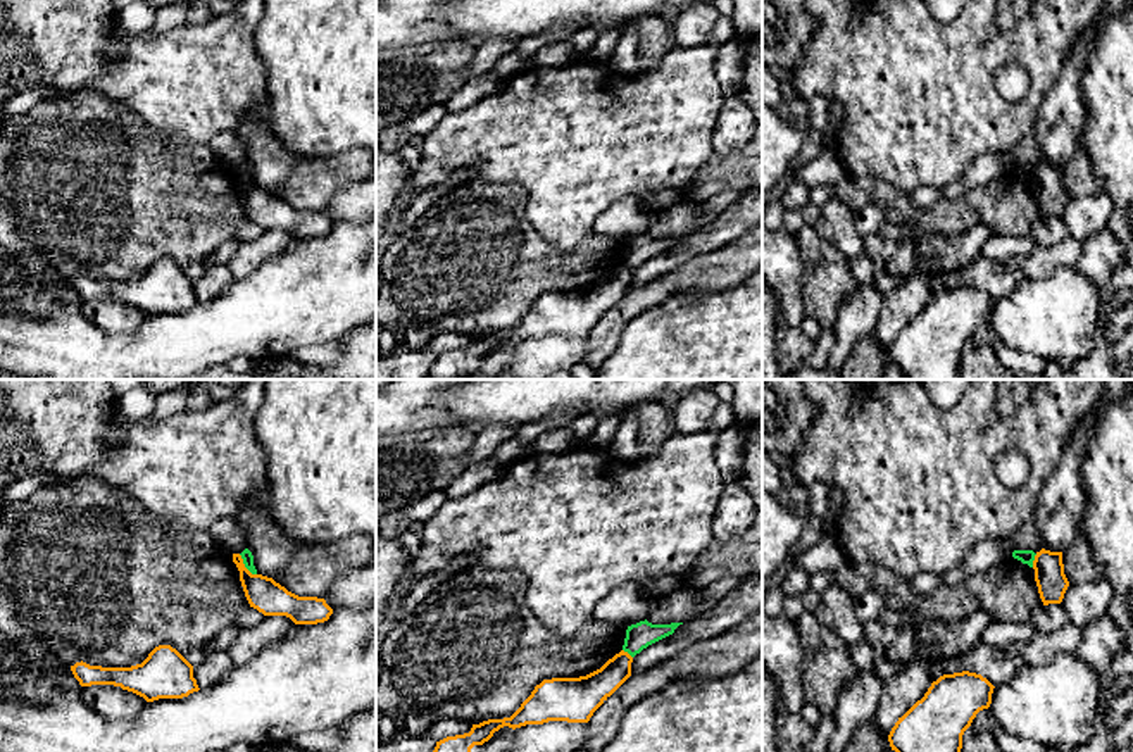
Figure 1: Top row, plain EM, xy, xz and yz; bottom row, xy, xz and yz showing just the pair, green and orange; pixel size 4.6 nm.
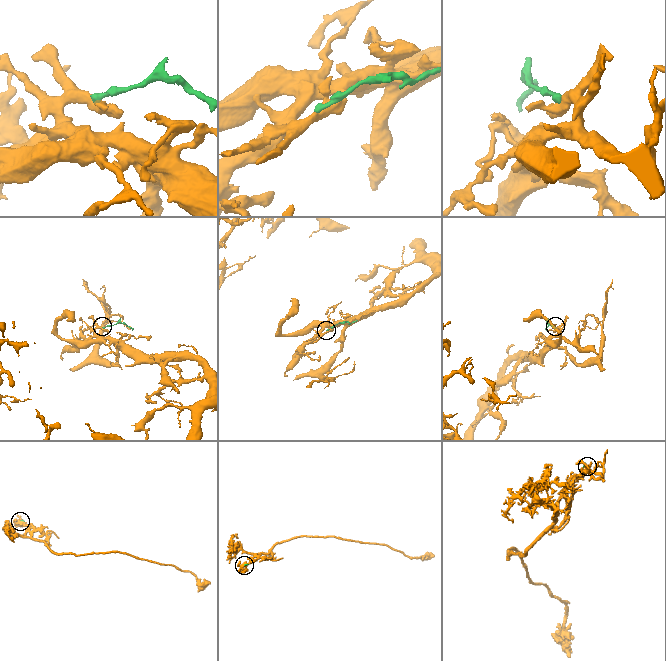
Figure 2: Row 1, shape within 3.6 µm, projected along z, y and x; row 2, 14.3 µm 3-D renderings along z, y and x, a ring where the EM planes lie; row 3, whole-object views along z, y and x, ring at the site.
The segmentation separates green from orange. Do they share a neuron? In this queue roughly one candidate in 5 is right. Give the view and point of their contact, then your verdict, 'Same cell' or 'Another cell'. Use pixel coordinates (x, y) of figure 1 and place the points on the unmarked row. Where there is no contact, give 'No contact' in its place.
Touches green at xy (245, 180). Another cell

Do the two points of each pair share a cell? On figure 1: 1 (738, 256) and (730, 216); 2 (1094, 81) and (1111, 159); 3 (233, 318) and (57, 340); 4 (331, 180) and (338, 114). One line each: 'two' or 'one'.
1: two
2: one
3: one
4: two

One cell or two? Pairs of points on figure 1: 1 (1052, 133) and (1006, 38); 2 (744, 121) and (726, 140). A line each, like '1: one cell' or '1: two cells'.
1: two cells
2: one cell

